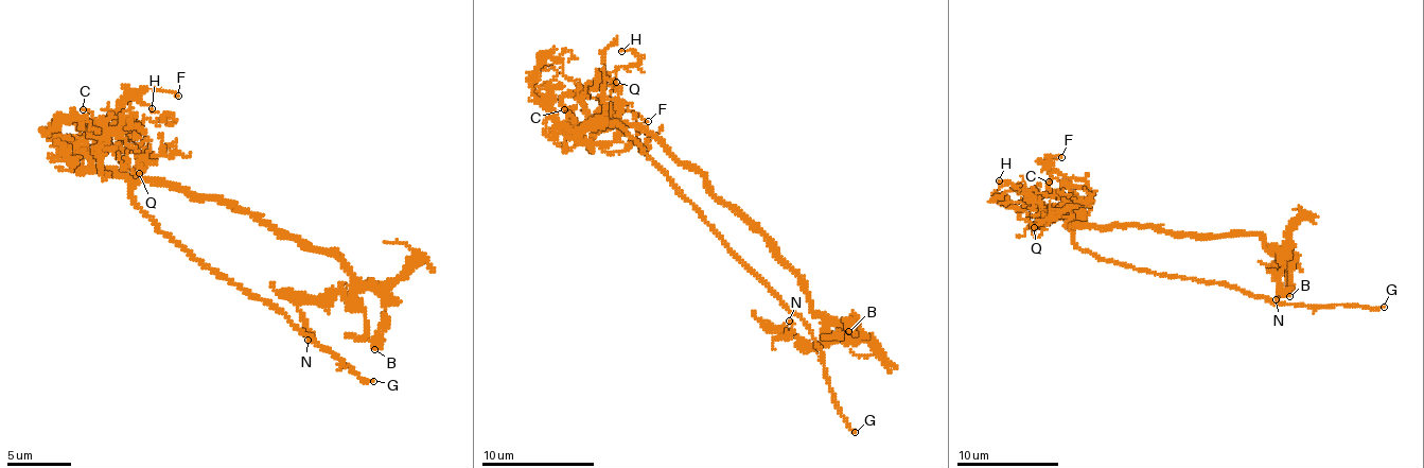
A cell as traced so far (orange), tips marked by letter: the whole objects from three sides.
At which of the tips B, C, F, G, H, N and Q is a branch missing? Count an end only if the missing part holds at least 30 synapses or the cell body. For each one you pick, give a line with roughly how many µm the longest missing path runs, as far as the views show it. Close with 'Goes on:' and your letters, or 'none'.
G: about 30 µm are missing
Goes on: G

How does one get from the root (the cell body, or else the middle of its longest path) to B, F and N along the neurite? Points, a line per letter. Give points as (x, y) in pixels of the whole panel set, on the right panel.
B: (1074, 236), (1076, 224), (1087, 223), (1147, 224), (1198, 235), (1254, 232), (1280, 253), (1280, 286), (1289, 296)
F: (1074, 236), (1070, 226), (1079, 219), (1080, 205), (1088, 191), (1075, 189), (1051, 166), (1050, 154), (1061, 157)
N: (1074, 236), (1076, 224), (1118, 223), (1257, 235), (1278, 257), (1293, 255), (1283, 267), (1286, 292), (1276, 299)

